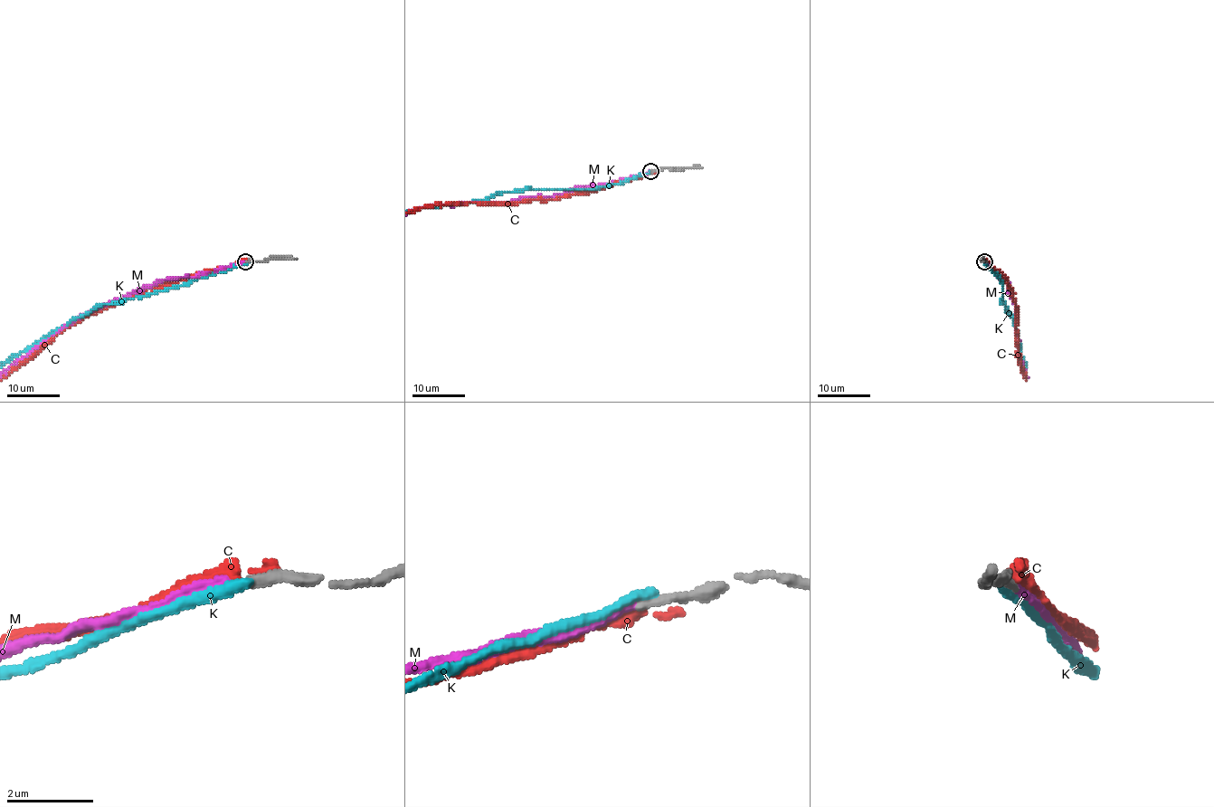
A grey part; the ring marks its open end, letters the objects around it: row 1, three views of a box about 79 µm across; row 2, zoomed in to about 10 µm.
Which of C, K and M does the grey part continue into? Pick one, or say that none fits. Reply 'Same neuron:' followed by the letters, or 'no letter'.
Same neuron: M

